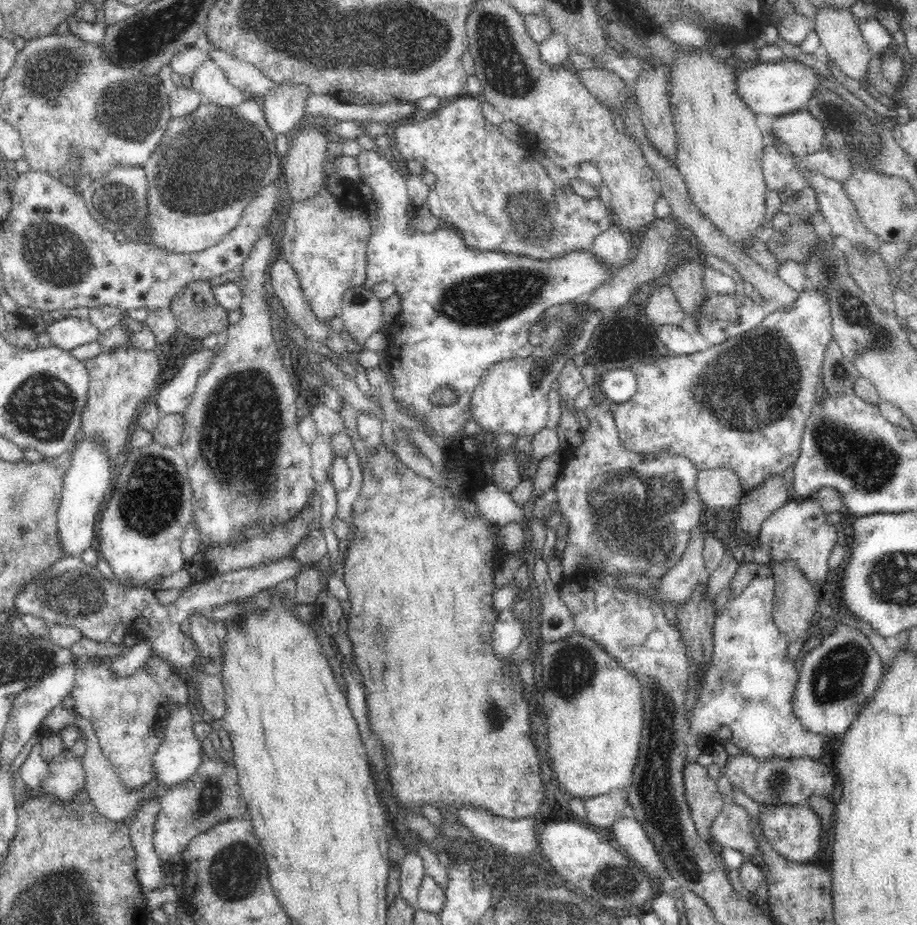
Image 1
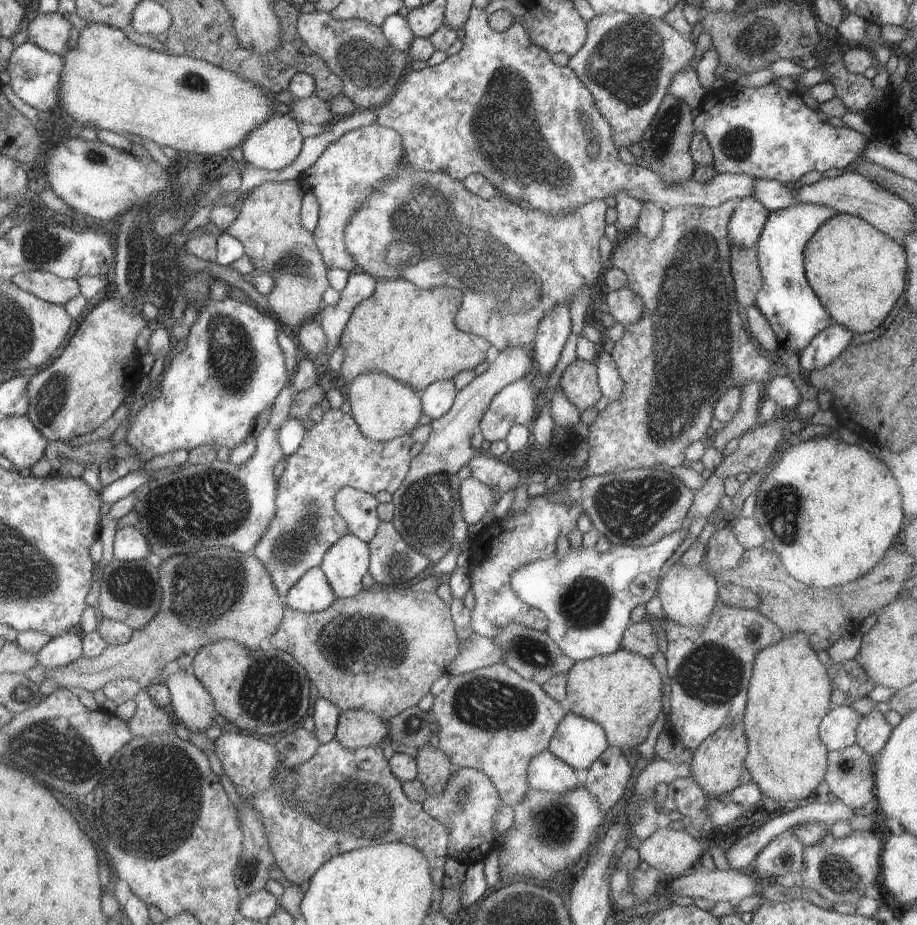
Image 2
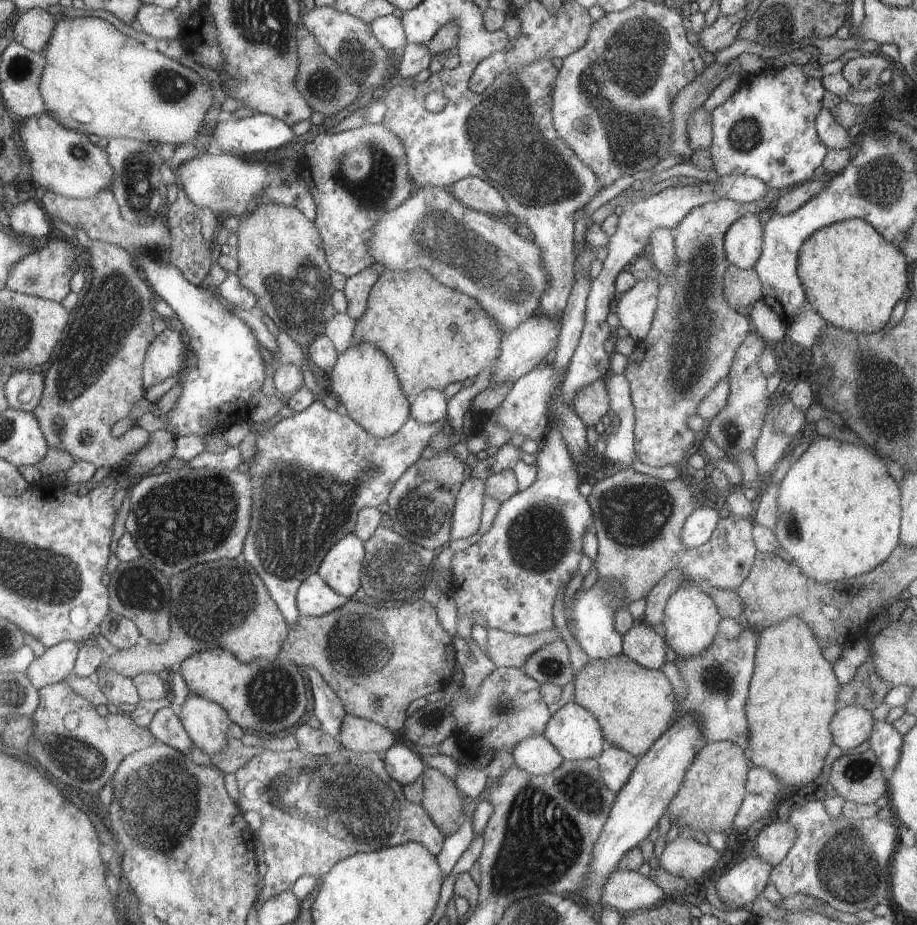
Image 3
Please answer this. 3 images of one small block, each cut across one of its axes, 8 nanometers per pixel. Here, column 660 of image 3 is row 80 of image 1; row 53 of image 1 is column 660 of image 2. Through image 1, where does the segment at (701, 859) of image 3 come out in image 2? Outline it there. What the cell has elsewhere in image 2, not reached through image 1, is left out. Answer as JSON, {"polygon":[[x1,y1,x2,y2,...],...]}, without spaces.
{"polygon":[[658,827,648,840,637,847,642,861,668,879,682,876,702,856,702,844,685,831]]}

